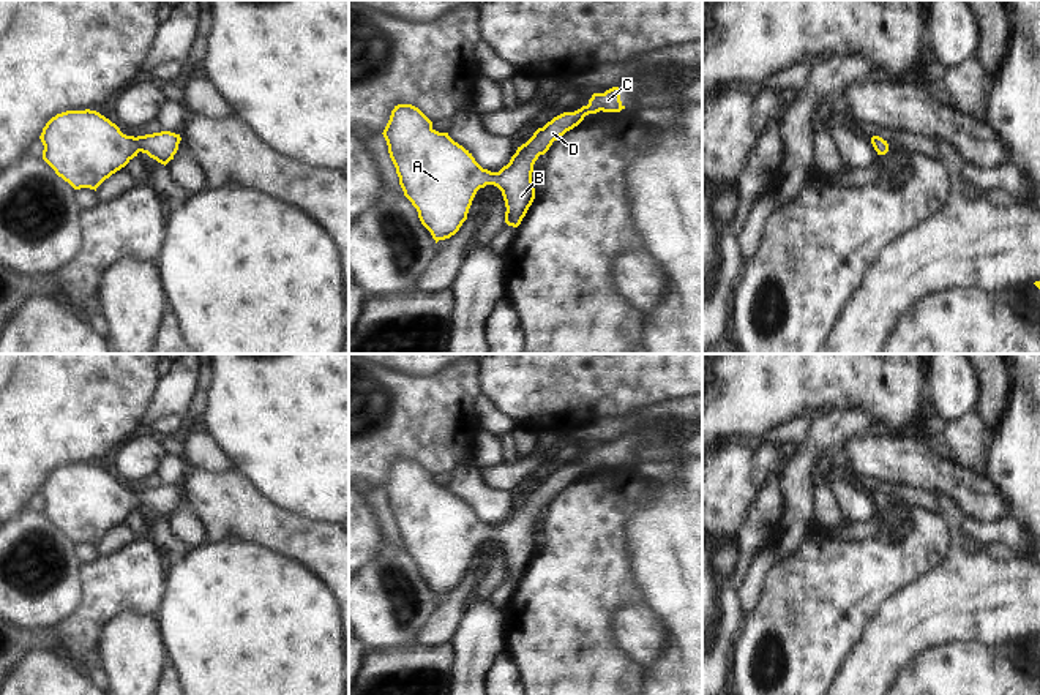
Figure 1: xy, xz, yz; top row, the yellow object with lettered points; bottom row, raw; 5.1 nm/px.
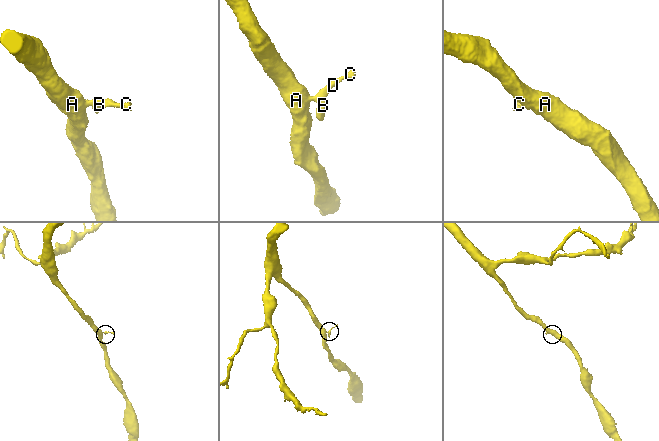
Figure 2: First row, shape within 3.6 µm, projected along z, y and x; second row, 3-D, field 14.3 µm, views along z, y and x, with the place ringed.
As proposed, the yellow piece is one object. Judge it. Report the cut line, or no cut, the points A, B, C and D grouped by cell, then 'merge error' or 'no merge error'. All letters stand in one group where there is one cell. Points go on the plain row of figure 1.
no cut; A B C D; no merge error

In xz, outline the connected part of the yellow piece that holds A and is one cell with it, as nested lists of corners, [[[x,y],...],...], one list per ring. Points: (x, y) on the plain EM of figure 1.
[[[619,441],[593,447],[587,460],[563,466],[538,482],[499,526],[483,523],[469,504],[448,486],[436,485],[432,475],[412,458],[395,460],[382,488],[404,550],[437,597],[459,584],[477,545],[486,539],[502,545],[505,577],[518,581],[535,553],[532,526],[538,510],[585,469],[622,463]]]

